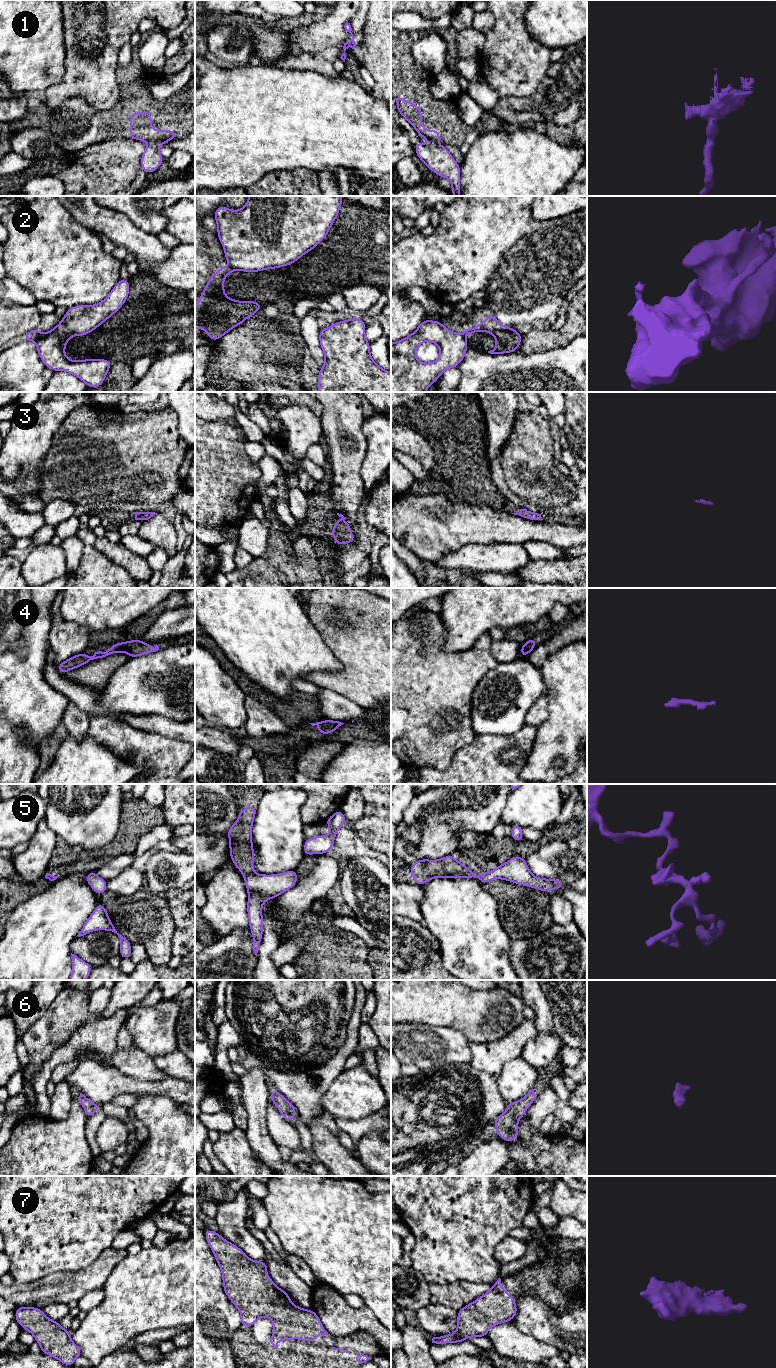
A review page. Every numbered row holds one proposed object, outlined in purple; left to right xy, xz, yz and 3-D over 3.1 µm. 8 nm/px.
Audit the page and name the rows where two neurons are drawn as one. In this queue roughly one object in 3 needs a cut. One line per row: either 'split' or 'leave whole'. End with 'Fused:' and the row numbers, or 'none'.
1: split
2: split
3: leave whole
4: leave whole
5: split
6: leave whole
7: leave whole
Fused: 1, 2, 5

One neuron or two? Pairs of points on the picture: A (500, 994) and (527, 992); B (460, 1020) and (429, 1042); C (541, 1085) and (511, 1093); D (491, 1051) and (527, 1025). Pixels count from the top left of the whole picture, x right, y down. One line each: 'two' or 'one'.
A: two
B: two
C: two
D: one

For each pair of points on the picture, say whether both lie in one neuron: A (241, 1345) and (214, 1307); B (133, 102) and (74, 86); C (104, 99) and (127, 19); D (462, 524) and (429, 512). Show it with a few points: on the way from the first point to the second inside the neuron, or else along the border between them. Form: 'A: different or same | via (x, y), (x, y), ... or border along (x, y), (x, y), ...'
A: different | border along (239, 1311), (240, 1327), (231, 1339), (234, 1357)
B: different | border along (117, 75), (118, 101), (110, 108), (98, 110)
C: same | via (104, 79), (104, 53), (111, 45), (111, 39)
D: same | via (454, 524), (441, 524), (437, 520)

